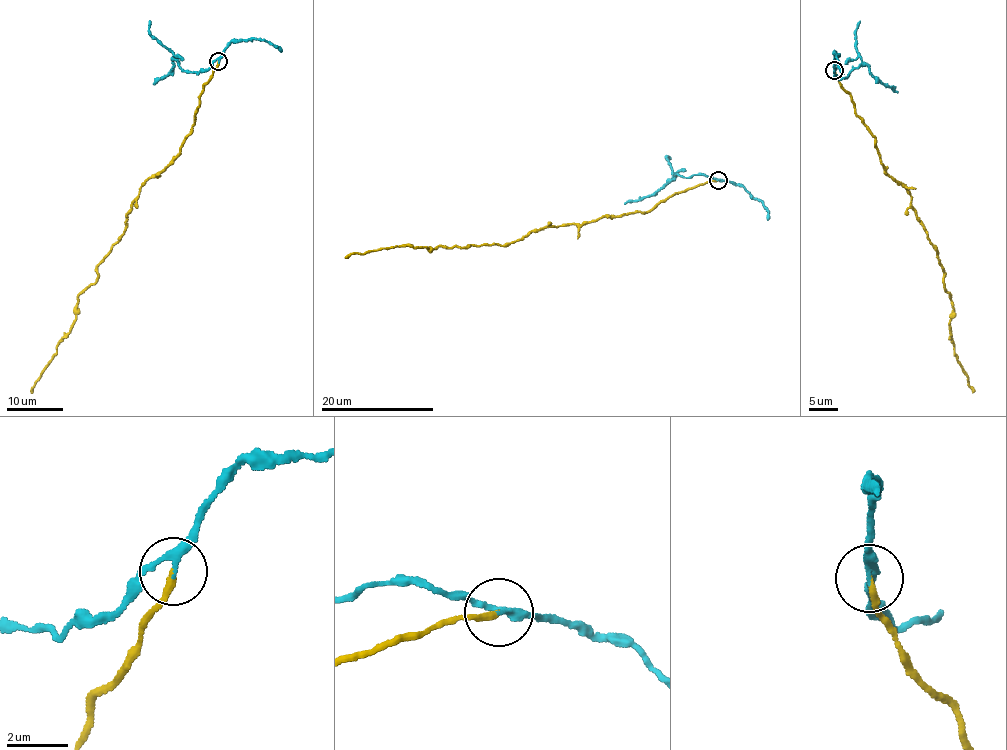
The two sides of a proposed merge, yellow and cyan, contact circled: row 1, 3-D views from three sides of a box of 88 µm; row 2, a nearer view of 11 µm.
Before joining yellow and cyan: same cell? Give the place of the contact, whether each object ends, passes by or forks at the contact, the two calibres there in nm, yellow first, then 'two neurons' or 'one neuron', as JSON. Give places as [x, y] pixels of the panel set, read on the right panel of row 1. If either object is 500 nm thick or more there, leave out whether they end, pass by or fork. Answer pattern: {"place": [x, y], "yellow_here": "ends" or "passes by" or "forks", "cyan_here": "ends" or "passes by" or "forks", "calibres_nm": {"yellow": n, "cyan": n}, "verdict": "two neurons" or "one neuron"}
{"place": [834, 70], "yellow_here": "ends", "cyan_here": "passes by", "calibres_nm": {"yellow": 220, "cyan": 190}, "verdict": "two neurons"}

